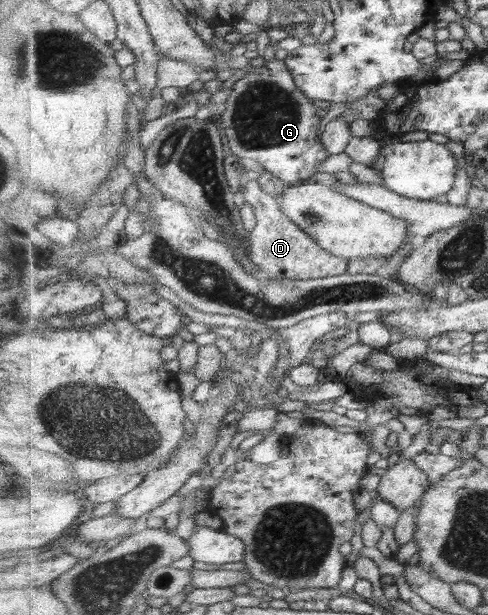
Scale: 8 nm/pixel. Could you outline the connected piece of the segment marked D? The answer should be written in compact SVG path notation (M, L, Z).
M246 180L242 192L245 202L255 206L258 221L246 242L249 258L259 270L264 271L267 277L310 280L339 276L347 272L349 259L327 251L309 234L297 227L295 222L281 210L278 198L267 193L258 180Z

